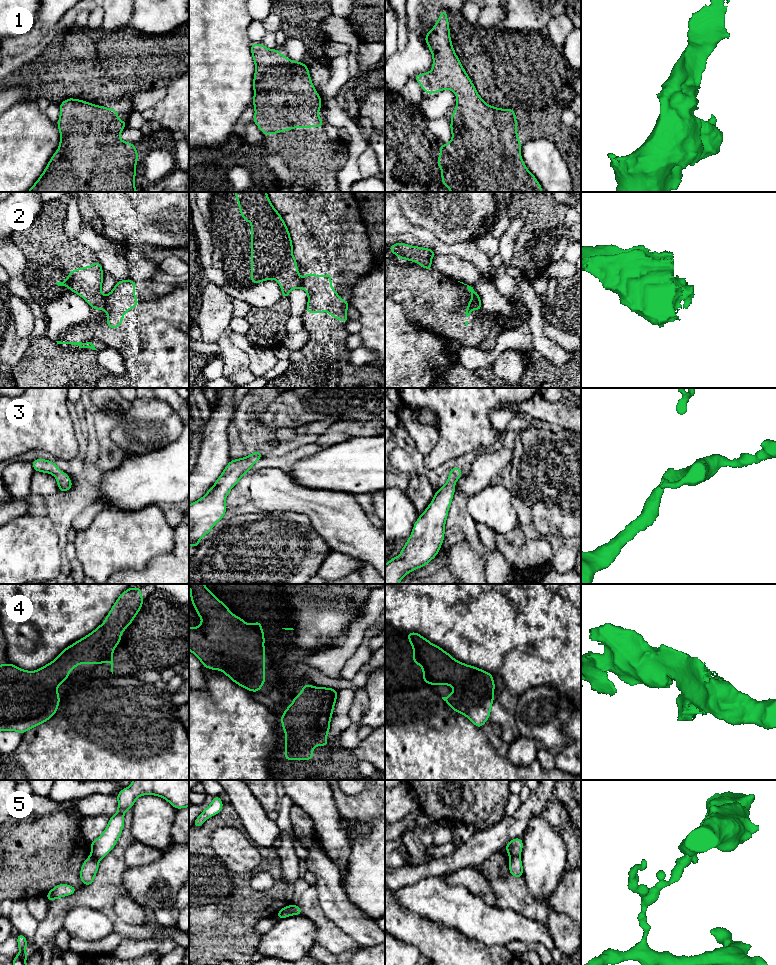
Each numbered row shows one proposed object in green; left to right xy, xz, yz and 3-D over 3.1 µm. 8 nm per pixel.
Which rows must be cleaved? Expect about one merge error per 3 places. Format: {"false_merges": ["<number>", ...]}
{"false_merges": ["2", "5"]}

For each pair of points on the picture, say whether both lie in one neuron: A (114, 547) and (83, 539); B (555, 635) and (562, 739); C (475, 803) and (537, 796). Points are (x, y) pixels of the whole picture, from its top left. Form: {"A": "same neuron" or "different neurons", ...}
{"A": "same neuron", "B": "different neurons", "C": "different neurons"}

